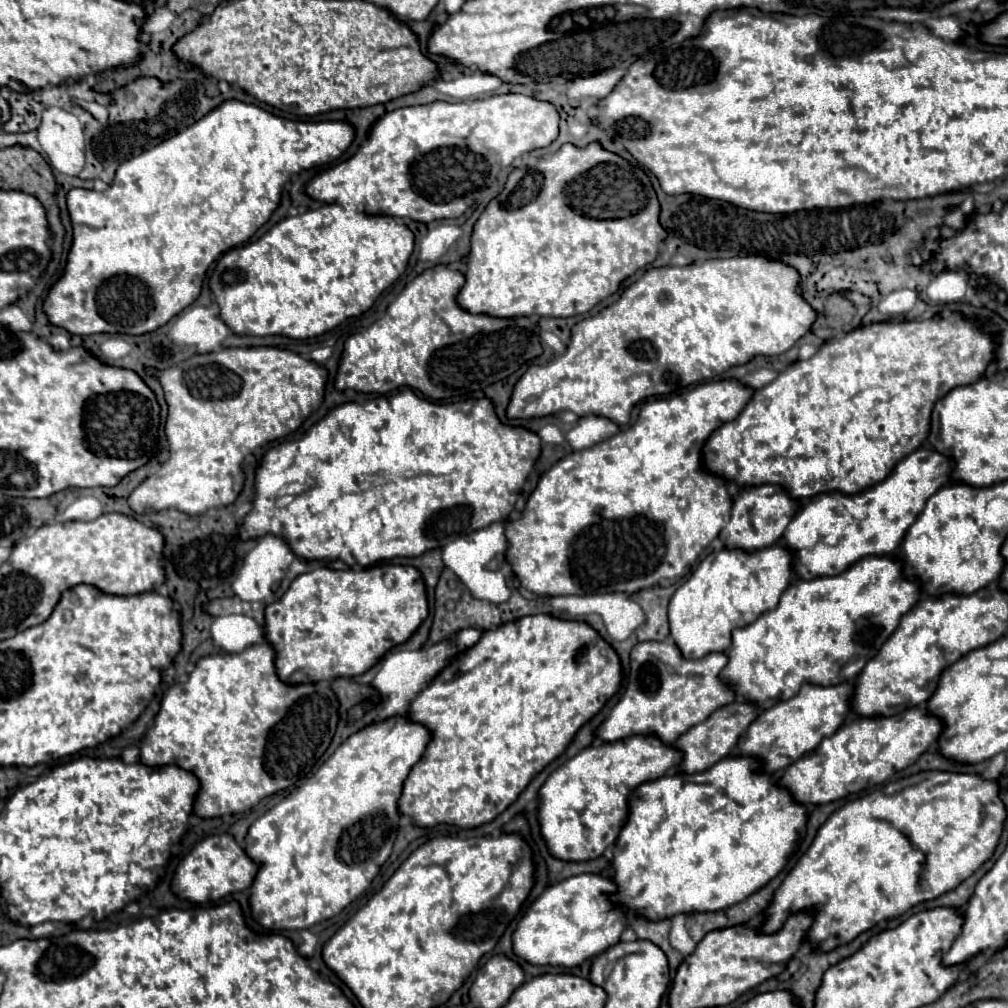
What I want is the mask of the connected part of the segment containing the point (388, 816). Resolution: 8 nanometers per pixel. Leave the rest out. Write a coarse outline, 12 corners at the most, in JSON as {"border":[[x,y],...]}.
{"border":[[431,732],[351,734],[253,822],[251,910],[311,928],[369,888]]}

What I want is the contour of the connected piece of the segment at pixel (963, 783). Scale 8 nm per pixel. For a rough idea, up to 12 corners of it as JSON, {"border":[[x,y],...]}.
{"border":[[925,770],[847,802],[777,888],[847,944],[993,856],[999,782]]}

